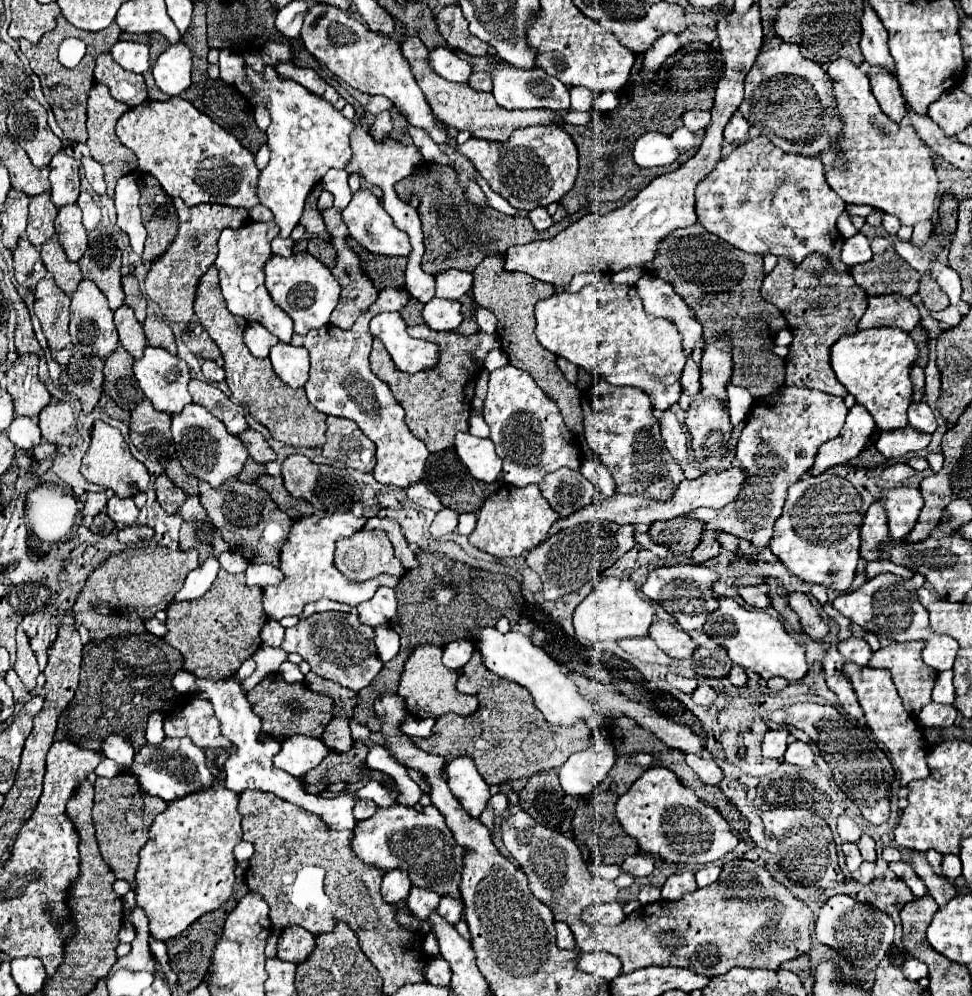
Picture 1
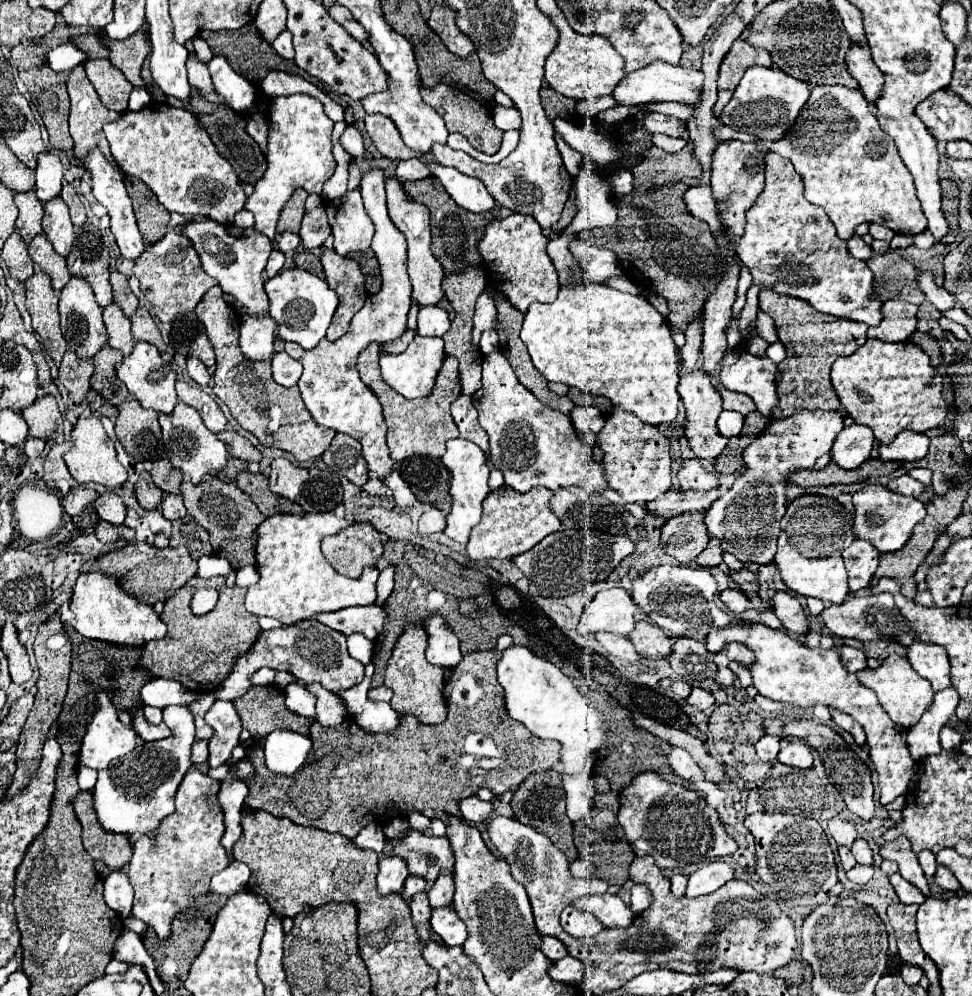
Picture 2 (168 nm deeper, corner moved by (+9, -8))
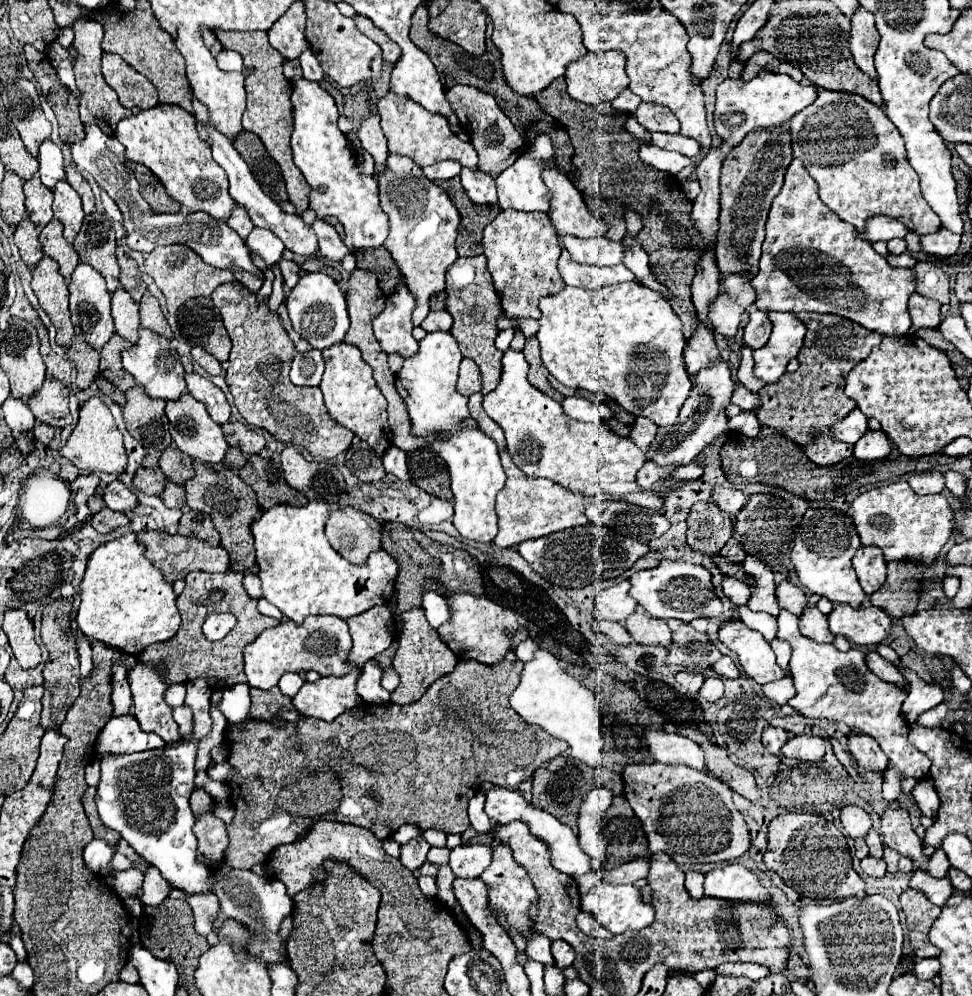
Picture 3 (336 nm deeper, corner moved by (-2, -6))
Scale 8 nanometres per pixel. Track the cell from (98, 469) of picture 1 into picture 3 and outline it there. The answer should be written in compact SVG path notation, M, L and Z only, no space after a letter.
M93 396L79 408L79 422L73 428L67 444L59 448L59 454L69 458L79 470L85 472L107 472L107 474L121 474L127 466L127 452L123 448L123 436L117 430L117 424L111 416L107 404Z

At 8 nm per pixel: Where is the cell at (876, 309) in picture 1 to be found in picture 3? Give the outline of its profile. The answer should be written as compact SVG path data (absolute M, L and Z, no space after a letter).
M913 294L909 300L909 314L913 320L913 332L919 328L937 328L941 322L941 304L937 300Z

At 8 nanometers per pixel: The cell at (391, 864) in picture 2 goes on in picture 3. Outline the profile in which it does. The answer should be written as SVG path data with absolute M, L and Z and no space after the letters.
M415 836L415 838L411 838L407 844L403 844L401 846L401 864L407 868L407 870L411 870L411 872L415 872L425 860L427 860L427 852L429 852L429 844L425 842L425 838L423 836Z

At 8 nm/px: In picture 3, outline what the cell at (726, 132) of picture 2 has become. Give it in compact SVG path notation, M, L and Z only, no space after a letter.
M821 90L817 100L809 104L803 112L791 118L791 138L793 138L793 156L803 160L809 174L819 184L821 200L845 222L855 228L863 228L867 216L885 214L903 222L915 234L929 234L941 228L939 216L929 208L919 190L917 172L911 168L905 156L905 142L899 136L899 130L885 116L883 108L871 104L869 100L835 90Z

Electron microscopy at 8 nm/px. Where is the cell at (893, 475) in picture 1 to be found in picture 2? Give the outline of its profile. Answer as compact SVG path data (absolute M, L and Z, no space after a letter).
M904 474L900 478L892 478L888 482L888 488L898 492L898 494L904 494L904 496L918 496L922 490L924 490L924 484L920 484L918 480L914 480L912 476Z

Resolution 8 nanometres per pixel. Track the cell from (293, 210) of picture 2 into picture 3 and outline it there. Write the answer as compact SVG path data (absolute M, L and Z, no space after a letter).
M213 30L217 40L225 50L233 50L243 58L245 90L247 90L247 110L243 114L243 130L253 132L261 138L267 154L281 166L281 174L287 184L289 202L297 208L297 214L303 214L309 204L309 188L303 180L303 174L293 164L291 156L291 132L293 132L293 104L291 104L291 82L283 76L285 58L269 44L267 32L225 32Z

